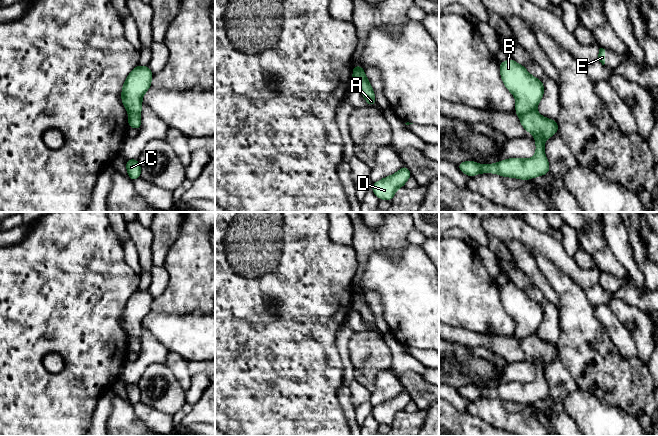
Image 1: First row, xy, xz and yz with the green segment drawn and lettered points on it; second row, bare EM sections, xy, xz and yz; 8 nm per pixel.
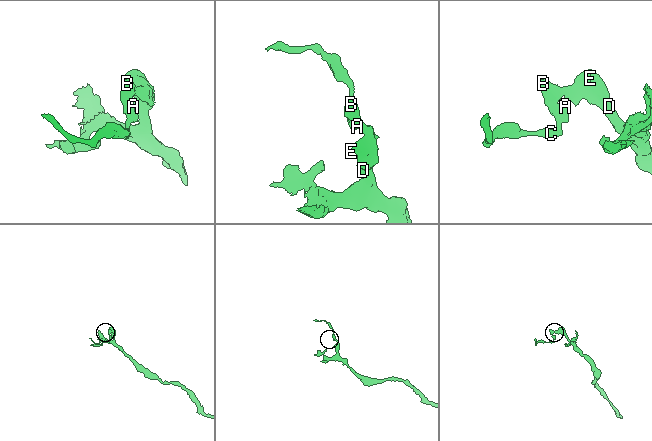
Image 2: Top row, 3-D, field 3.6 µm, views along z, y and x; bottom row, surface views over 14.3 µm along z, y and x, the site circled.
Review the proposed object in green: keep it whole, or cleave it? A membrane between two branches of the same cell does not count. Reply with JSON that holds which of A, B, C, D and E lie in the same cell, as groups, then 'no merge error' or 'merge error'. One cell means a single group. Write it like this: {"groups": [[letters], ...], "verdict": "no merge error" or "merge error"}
{"groups": [["A", "C"], ["B", "D", "E"]], "verdict": "merge error"}

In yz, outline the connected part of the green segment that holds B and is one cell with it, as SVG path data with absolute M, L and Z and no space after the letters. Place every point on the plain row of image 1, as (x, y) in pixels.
M513 283L499 287L501 303L505 311L516 322L515 337L519 340L536 334L544 319L544 309L541 304L530 299L526 291Z

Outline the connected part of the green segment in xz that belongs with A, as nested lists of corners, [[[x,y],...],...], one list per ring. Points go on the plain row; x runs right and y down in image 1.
[[[353,294],[352,310],[359,312],[369,330],[375,330],[375,318],[374,315],[365,300],[364,296]]]

